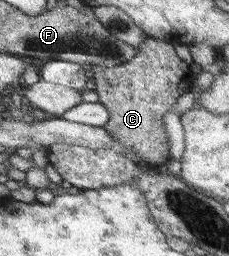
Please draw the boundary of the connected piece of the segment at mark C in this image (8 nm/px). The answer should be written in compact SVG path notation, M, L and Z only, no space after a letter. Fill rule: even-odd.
M148 37L136 48L134 59L117 70L95 69L95 91L110 110L110 121L104 127L124 152L134 150L140 161L161 165L172 158L172 143L164 128L164 115L180 101L180 95L190 93L195 74L190 64L176 55L174 44Z

